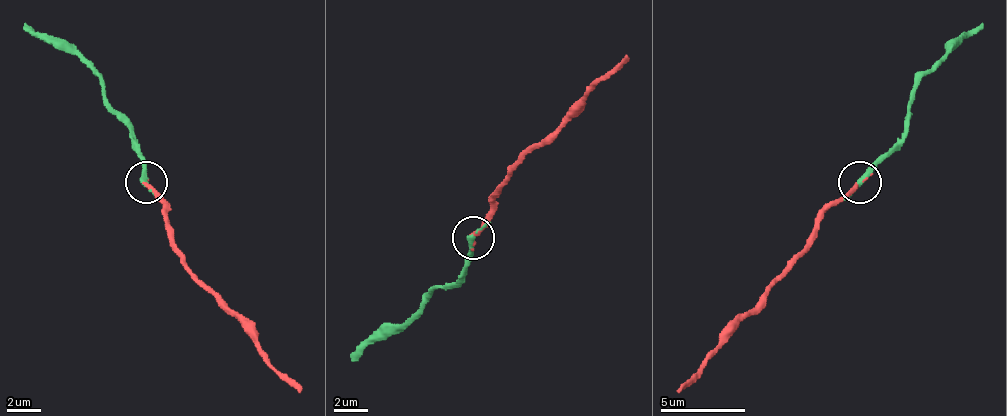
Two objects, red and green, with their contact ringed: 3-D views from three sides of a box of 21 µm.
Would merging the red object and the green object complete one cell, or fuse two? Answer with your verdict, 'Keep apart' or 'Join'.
Join

